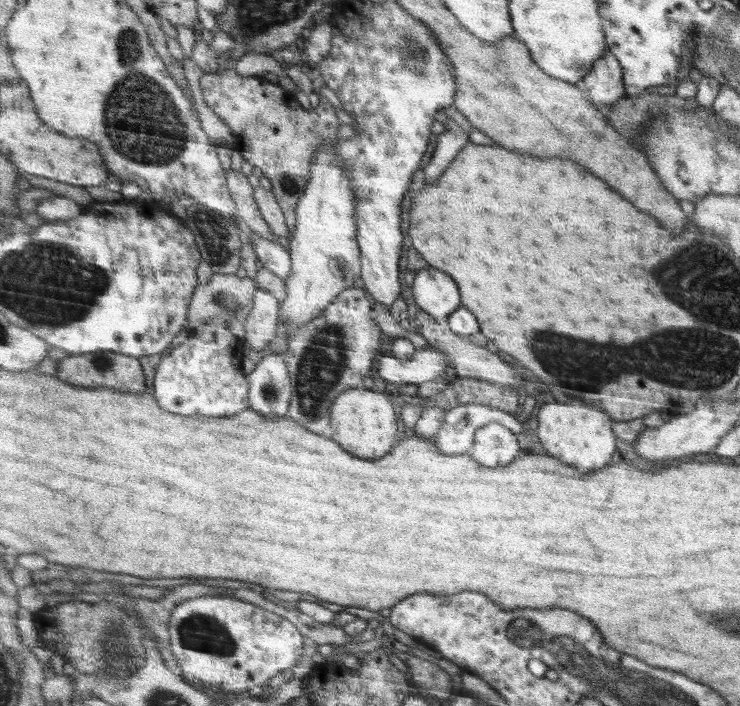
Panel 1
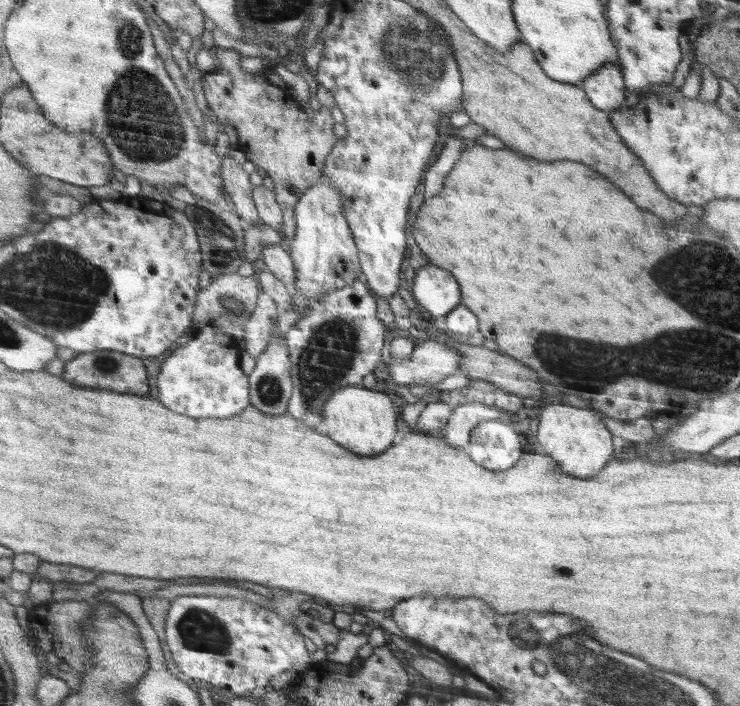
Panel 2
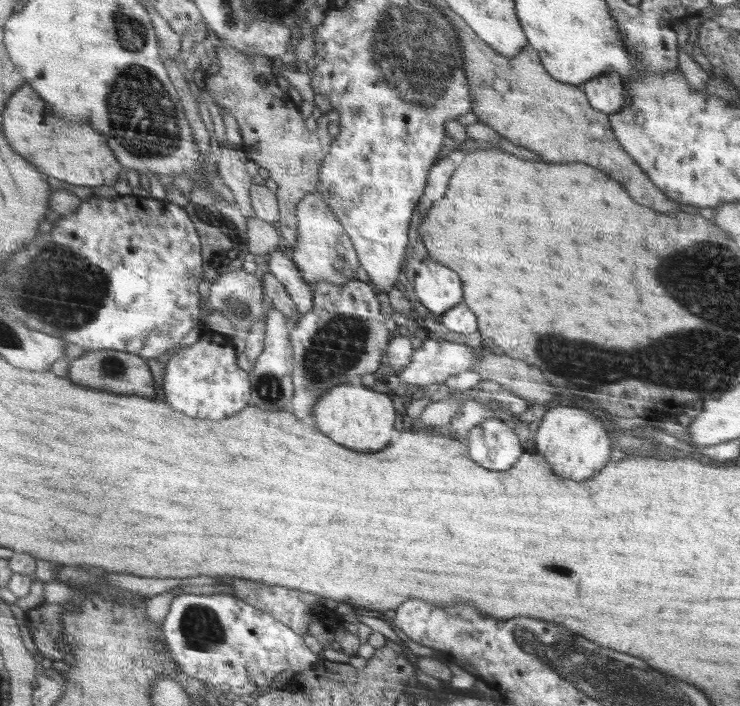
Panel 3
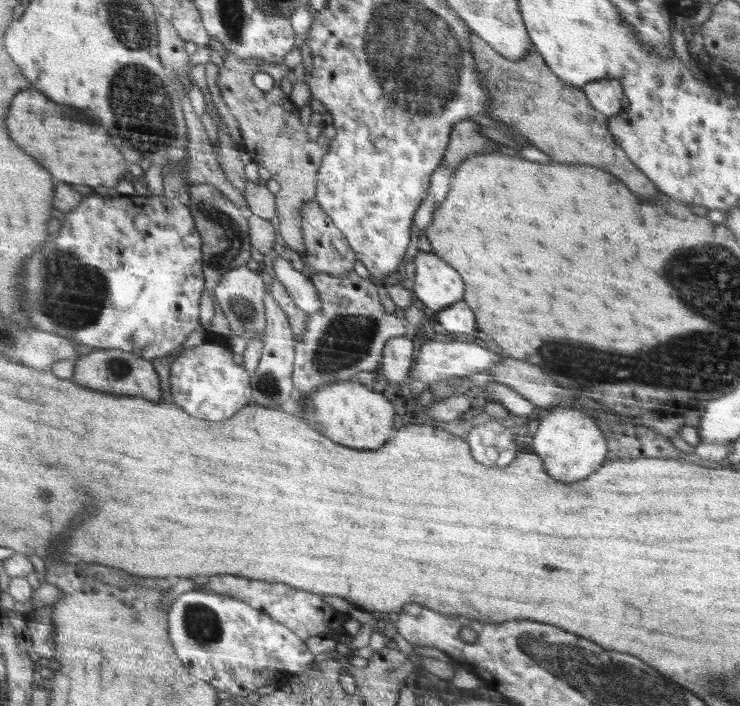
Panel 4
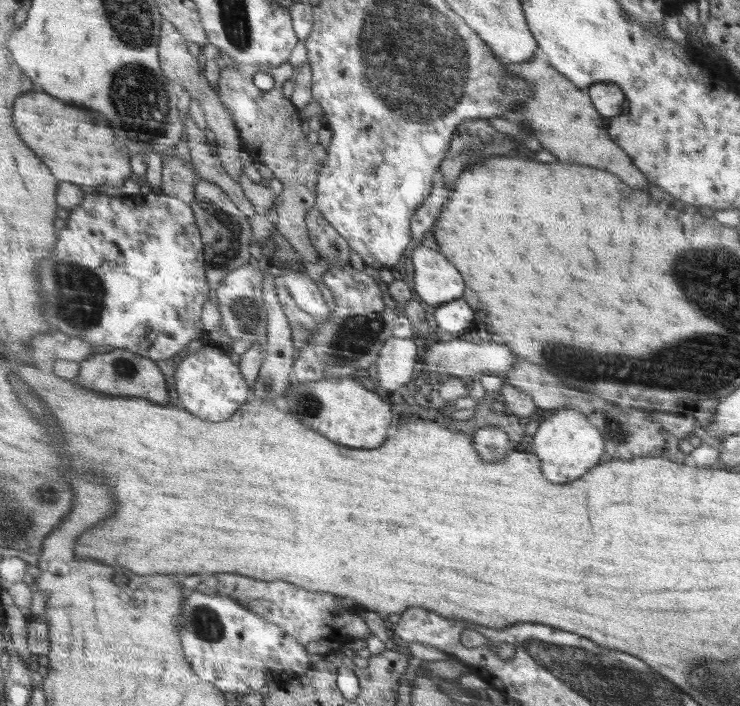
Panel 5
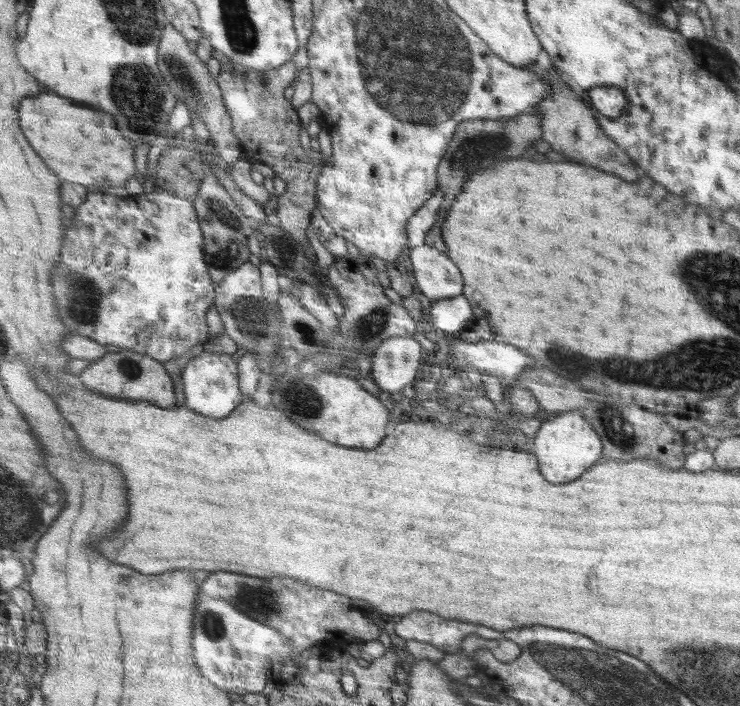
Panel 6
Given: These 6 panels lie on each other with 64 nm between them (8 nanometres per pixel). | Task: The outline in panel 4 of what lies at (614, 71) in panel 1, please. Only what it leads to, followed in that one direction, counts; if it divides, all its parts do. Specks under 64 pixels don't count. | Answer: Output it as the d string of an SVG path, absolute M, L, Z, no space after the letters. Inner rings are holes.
M598 80L586 84L582 89L598 112L606 116L614 116L624 110L622 100L624 100L625 91L620 81Z

